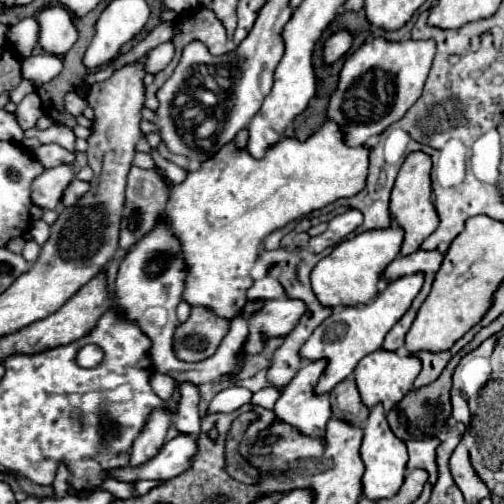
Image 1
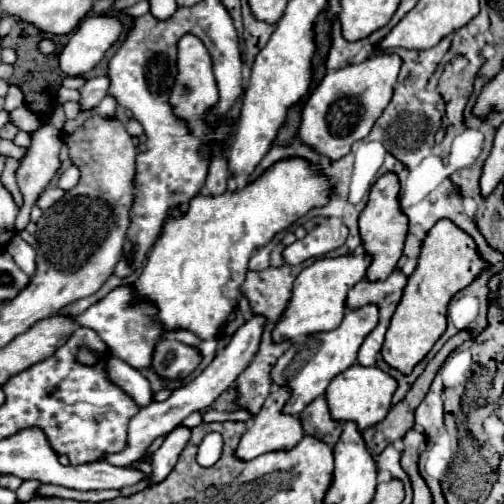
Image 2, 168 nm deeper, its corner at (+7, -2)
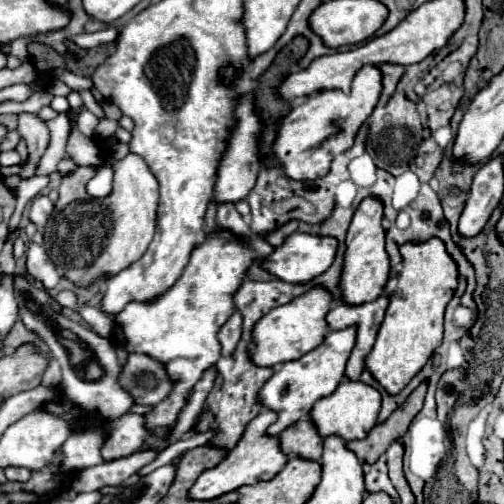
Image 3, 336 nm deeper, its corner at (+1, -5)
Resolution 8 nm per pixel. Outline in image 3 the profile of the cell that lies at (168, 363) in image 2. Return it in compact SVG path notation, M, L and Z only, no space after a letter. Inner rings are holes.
M128 355L128 361L122 363L120 387L140 405L158 405L170 395L170 379L166 379L166 371L162 371L162 367L148 355Z

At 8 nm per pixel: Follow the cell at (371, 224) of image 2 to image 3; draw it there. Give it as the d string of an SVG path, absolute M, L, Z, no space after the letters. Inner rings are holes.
M368 197L358 205L344 241L346 251L344 251L342 275L338 287L342 291L342 301L346 305L362 305L382 295L390 271L390 261L384 249L384 237L386 231L382 231L382 203L378 199Z

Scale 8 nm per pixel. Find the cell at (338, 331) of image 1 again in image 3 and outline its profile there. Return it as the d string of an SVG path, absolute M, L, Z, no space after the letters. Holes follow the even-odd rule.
M354 327L342 331L330 331L328 335L324 335L322 345L318 345L314 351L308 351L298 361L282 363L280 369L274 371L274 375L264 383L264 387L258 393L260 405L268 407L278 415L276 423L272 423L266 429L266 435L272 437L280 435L286 427L298 423L302 417L308 417L312 405L318 399L328 397L338 387L338 383L344 379L344 367L352 347L354 347Z

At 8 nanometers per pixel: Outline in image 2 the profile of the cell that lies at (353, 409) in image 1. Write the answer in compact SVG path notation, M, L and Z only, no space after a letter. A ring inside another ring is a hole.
M320 396L312 404L308 404L308 408L304 408L304 412L300 414L300 420L304 424L306 434L312 434L332 446L340 440L344 430L344 422L332 418L326 396Z

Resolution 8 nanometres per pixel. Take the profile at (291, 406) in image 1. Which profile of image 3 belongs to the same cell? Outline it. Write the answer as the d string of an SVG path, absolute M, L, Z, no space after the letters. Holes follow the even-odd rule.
M260 411L246 427L244 435L240 437L240 441L236 443L236 447L214 467L204 471L196 483L190 487L188 491L188 499L192 501L210 501L216 499L224 493L236 491L242 485L254 485L260 481L270 481L284 465L286 465L286 455L282 455L282 451L278 451L278 443L274 443L276 437L266 437L266 429L274 423L276 415L274 411Z

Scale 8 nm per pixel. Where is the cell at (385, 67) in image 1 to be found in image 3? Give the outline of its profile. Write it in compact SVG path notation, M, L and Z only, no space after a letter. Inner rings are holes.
M362 67L354 79L350 93L340 89L320 91L308 97L304 103L294 105L290 113L282 119L276 139L272 143L272 153L282 171L294 181L314 181L328 173L328 163L352 147L354 135L360 125L368 119L378 103L382 91L382 75L376 67Z

